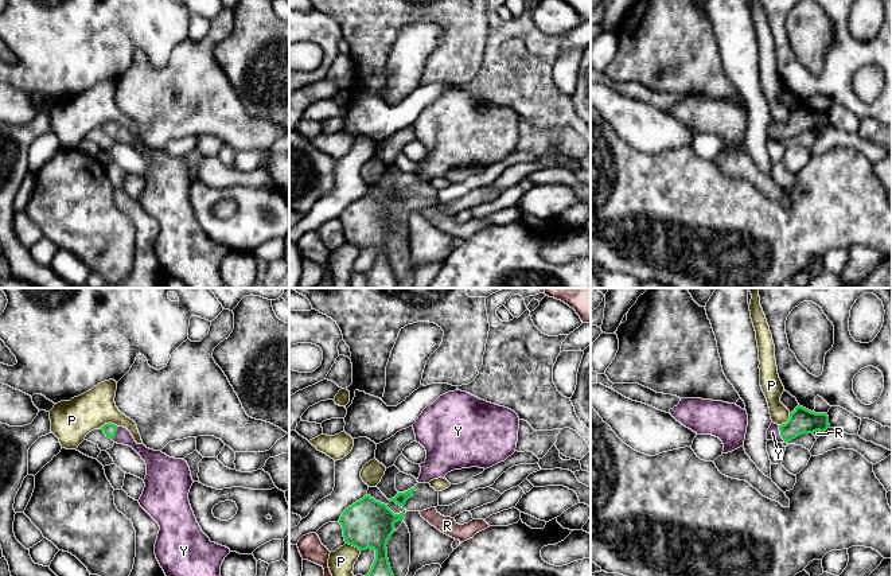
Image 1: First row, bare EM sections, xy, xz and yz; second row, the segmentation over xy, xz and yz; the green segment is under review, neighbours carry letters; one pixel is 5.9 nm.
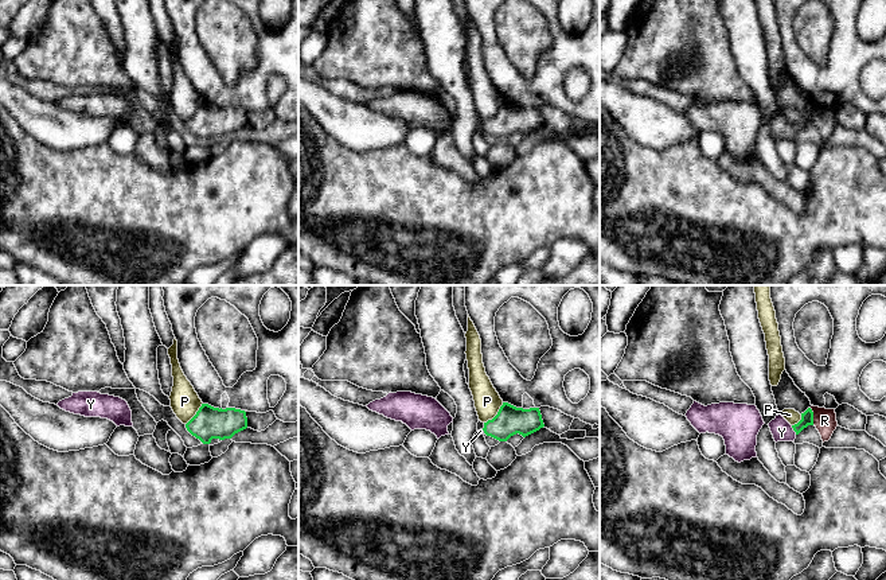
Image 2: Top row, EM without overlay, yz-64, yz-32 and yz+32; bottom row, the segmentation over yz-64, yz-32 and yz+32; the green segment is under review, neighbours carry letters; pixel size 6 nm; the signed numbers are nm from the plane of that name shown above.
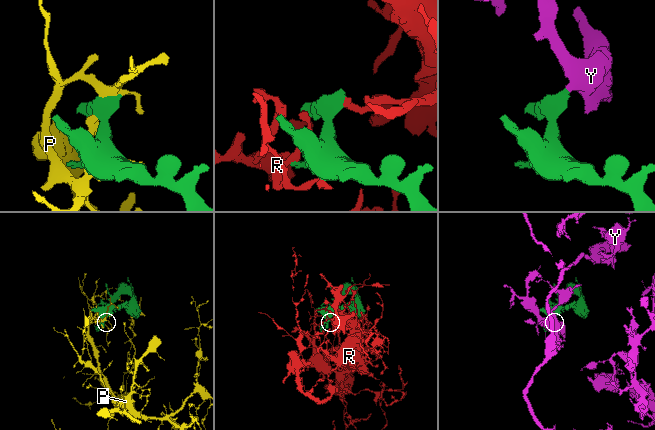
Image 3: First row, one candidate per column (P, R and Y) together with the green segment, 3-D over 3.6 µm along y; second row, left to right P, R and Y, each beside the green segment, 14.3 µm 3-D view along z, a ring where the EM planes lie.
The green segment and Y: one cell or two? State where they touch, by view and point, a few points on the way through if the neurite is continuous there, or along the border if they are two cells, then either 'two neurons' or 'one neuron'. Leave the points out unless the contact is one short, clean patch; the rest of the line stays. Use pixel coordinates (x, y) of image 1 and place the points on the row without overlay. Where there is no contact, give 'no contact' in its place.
meets green in yz at (781, 132); runs through yz (802, 119), (791, 128), (781, 132), (772, 131); one neuron

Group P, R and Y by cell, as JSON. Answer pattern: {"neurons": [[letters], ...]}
{"neurons": [["P"], ["R"], ["Y"]]}

